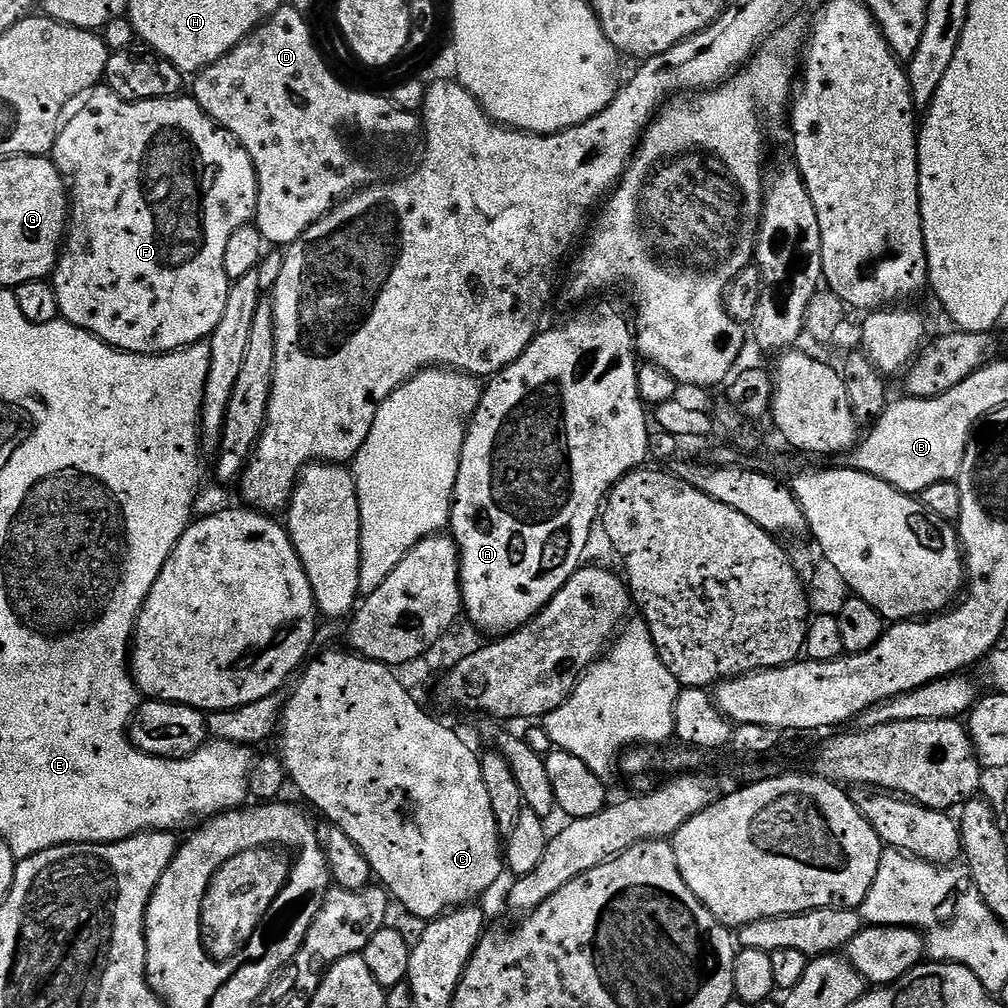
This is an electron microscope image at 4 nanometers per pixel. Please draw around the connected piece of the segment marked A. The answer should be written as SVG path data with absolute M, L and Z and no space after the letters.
M608 300L597 304L585 303L580 316L576 316L565 328L552 328L541 331L531 346L510 366L487 381L480 393L480 407L468 425L464 437L458 478L452 495L452 519L450 536L456 541L460 551L460 590L463 600L463 615L467 623L488 638L499 638L517 632L523 624L528 624L546 607L566 586L568 579L582 566L580 560L588 548L588 539L592 536L592 527L597 527L598 517L604 507L604 501L612 485L617 484L629 472L635 472L649 459L648 437L650 420L644 417L646 405L638 394L638 353L633 325Z

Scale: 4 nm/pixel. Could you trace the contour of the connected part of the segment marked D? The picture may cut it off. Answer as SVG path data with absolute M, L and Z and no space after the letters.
M279 8L242 43L203 69L190 84L191 95L203 112L223 126L244 147L246 154L250 154L258 182L254 223L265 242L272 246L292 244L353 192L387 181L393 175L388 163L422 128L417 113L405 112L387 95L375 96L372 92L347 88L324 65L304 20L307 20L305 13L297 8Z

